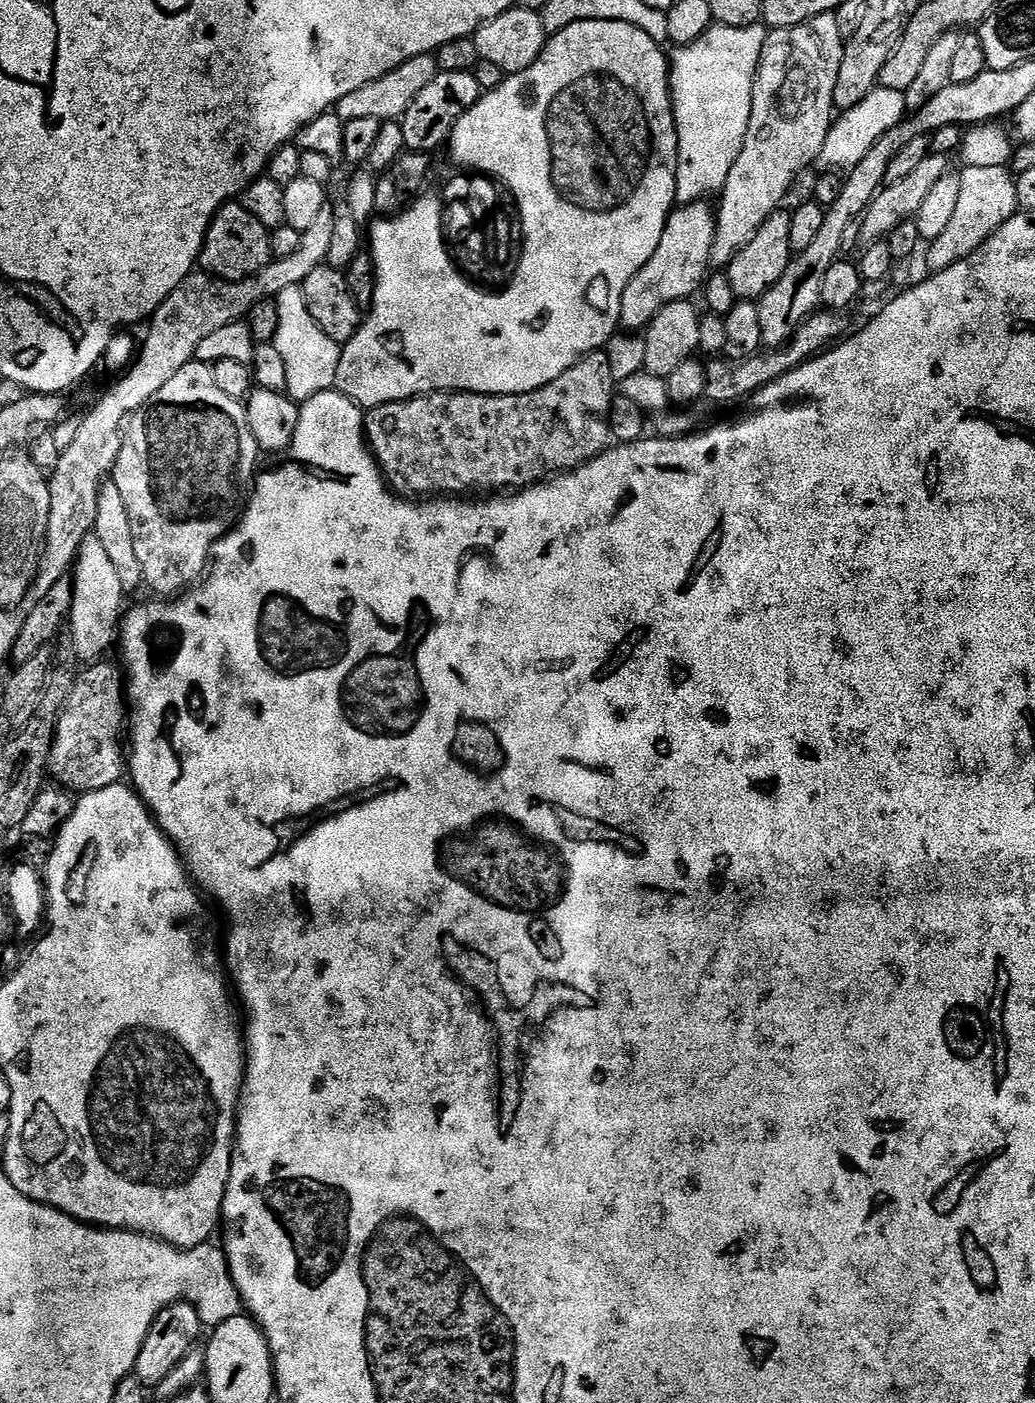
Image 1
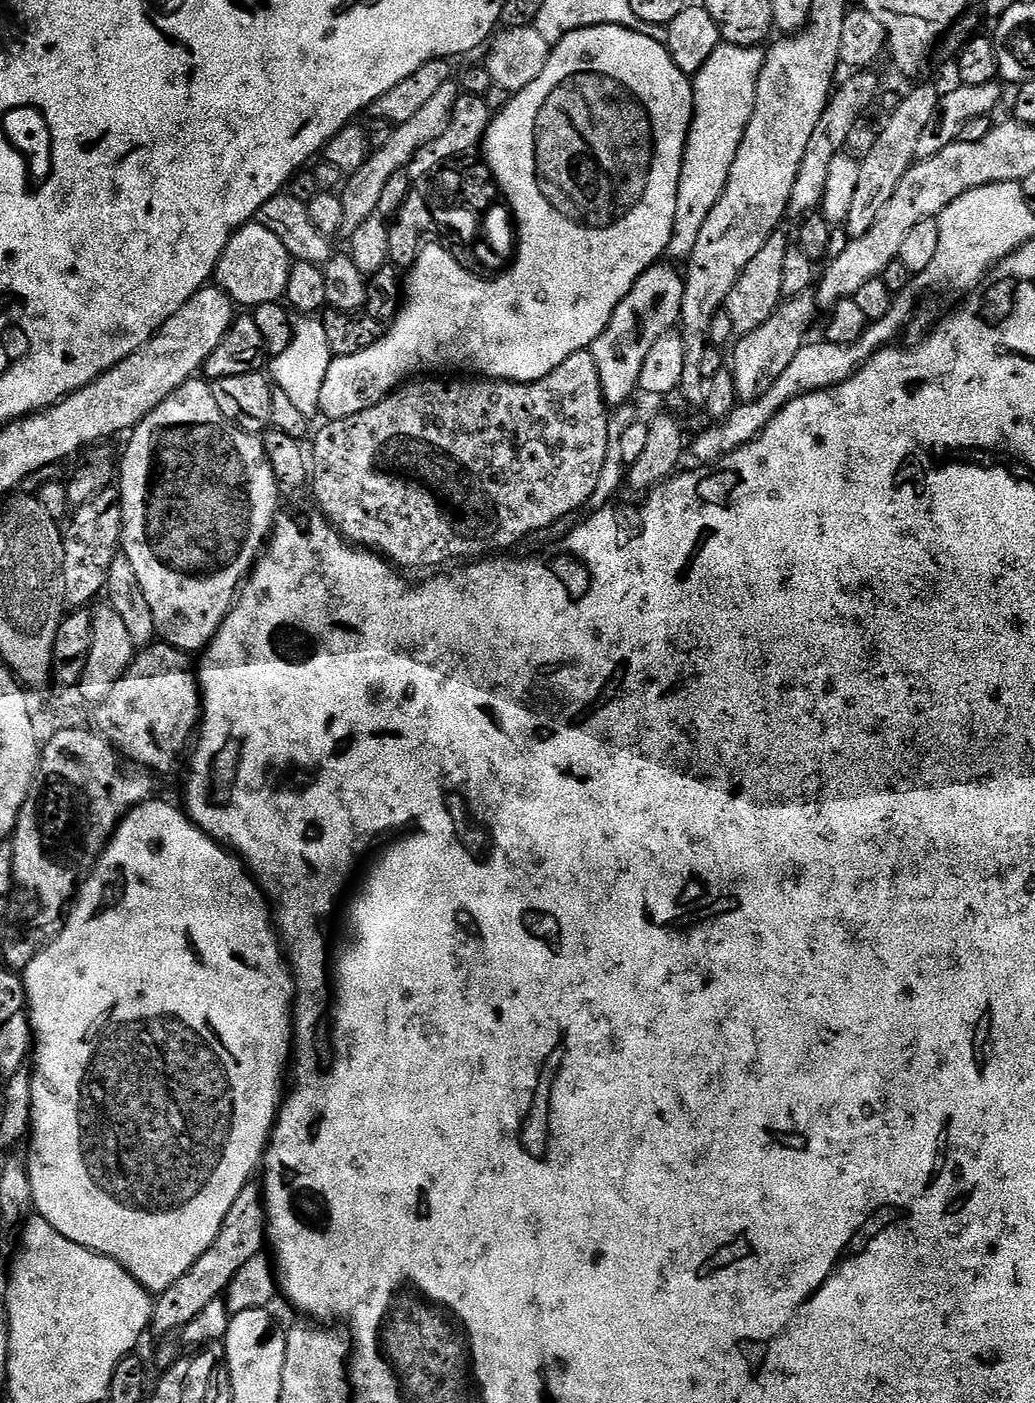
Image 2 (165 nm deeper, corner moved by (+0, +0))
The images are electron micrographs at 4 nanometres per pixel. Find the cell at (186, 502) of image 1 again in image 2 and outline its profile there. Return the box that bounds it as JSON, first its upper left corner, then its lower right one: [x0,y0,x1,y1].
[118,378,282,654]

